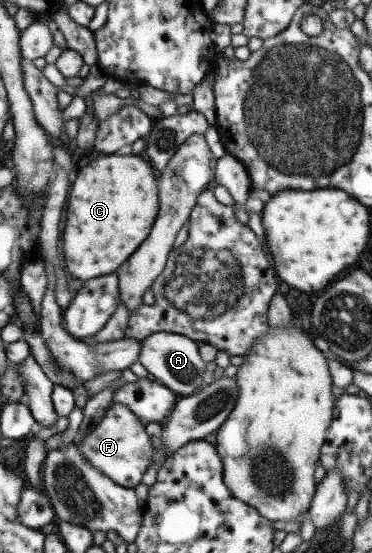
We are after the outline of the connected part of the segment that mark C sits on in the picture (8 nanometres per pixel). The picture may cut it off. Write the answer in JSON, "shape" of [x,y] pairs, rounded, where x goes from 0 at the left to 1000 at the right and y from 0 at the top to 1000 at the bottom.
{"shape":[[[339,271],[263,286],[210,315],[172,416],[177,481],[196,503],[239,508],[312,492],[398,430],[433,374],[422,307],[409,291]]]}

